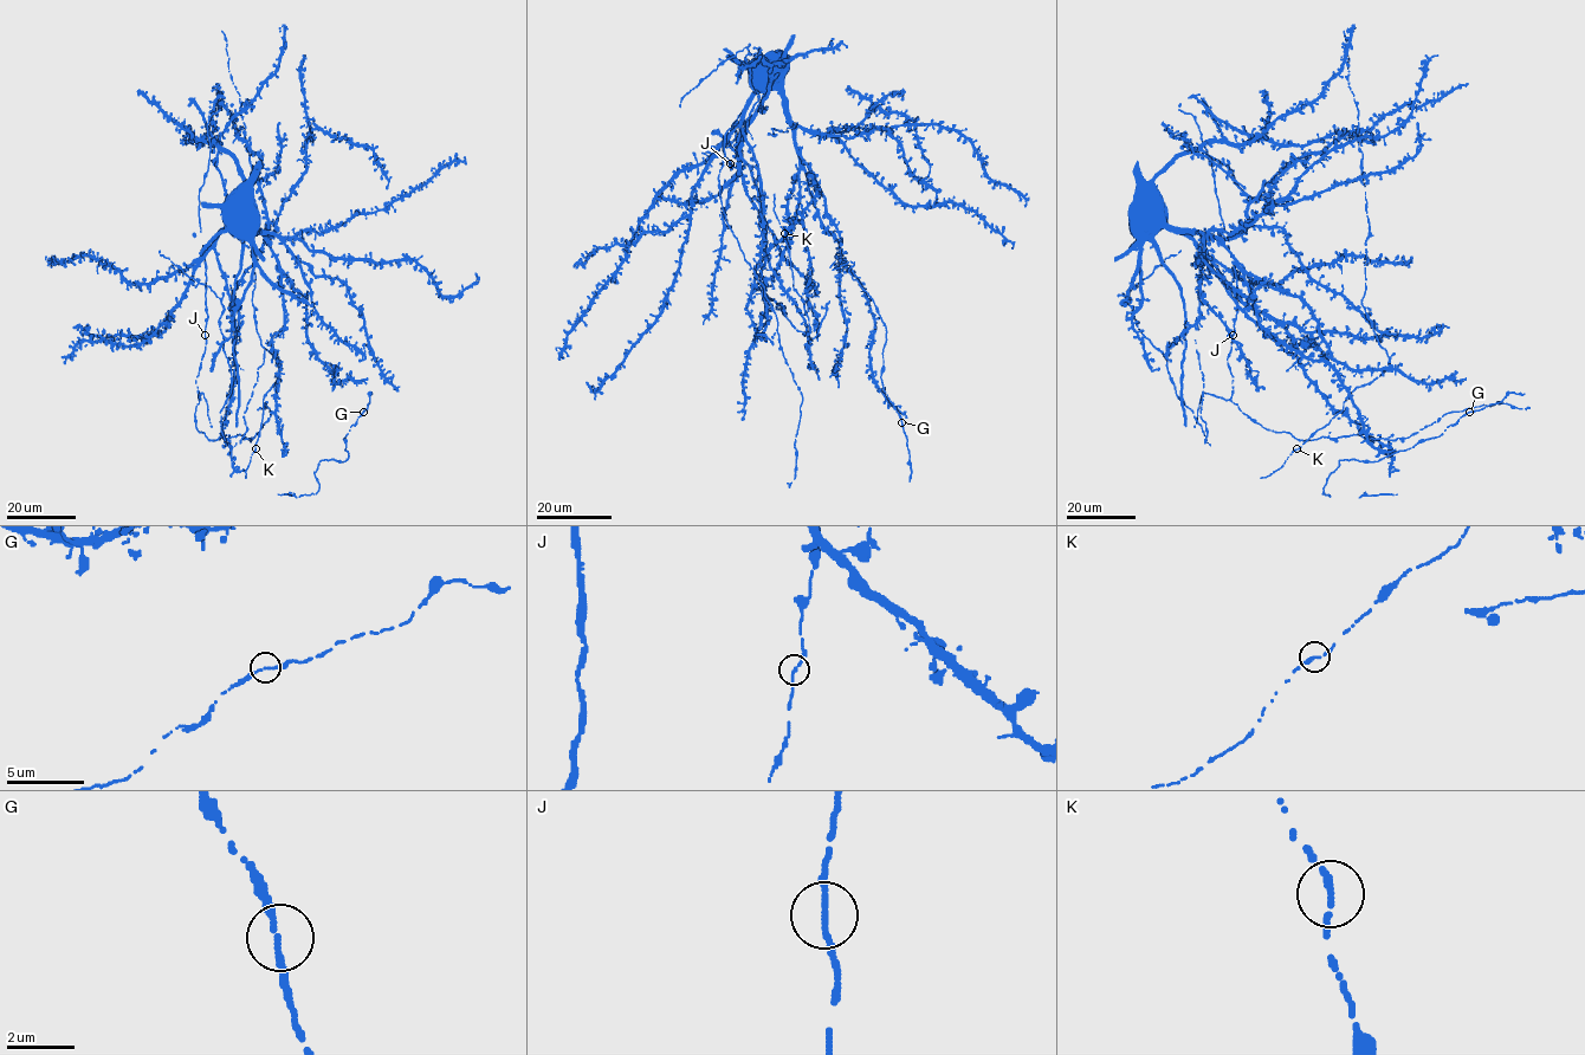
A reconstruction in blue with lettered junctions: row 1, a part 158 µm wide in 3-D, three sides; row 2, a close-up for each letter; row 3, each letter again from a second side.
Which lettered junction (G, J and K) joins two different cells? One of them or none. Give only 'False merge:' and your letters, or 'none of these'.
False merge: none of these

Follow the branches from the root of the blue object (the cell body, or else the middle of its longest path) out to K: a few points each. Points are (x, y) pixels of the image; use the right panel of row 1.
K: (1140, 226), (1215, 237), (1242, 272), (1259, 323), (1306, 356), (1326, 362), (1352, 392), (1343, 409), (1296, 450)

